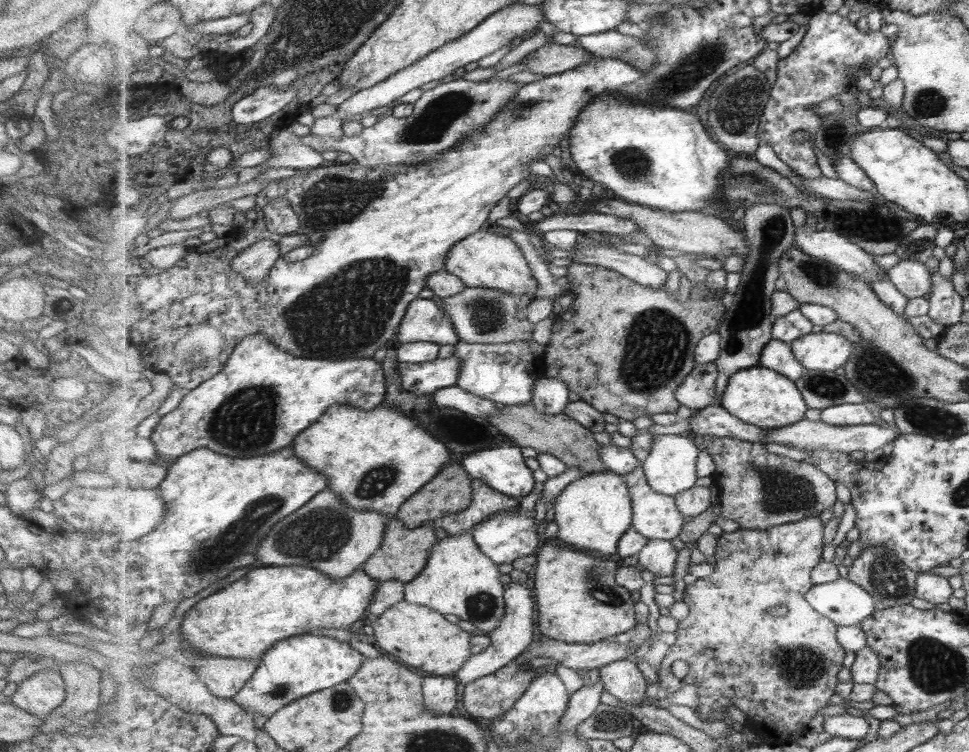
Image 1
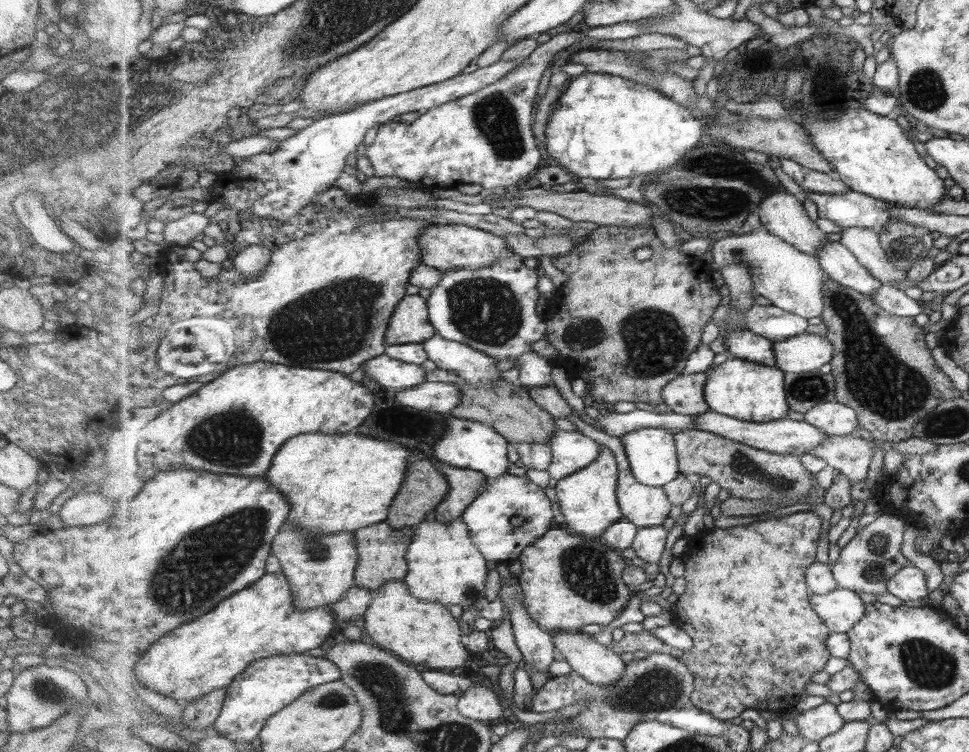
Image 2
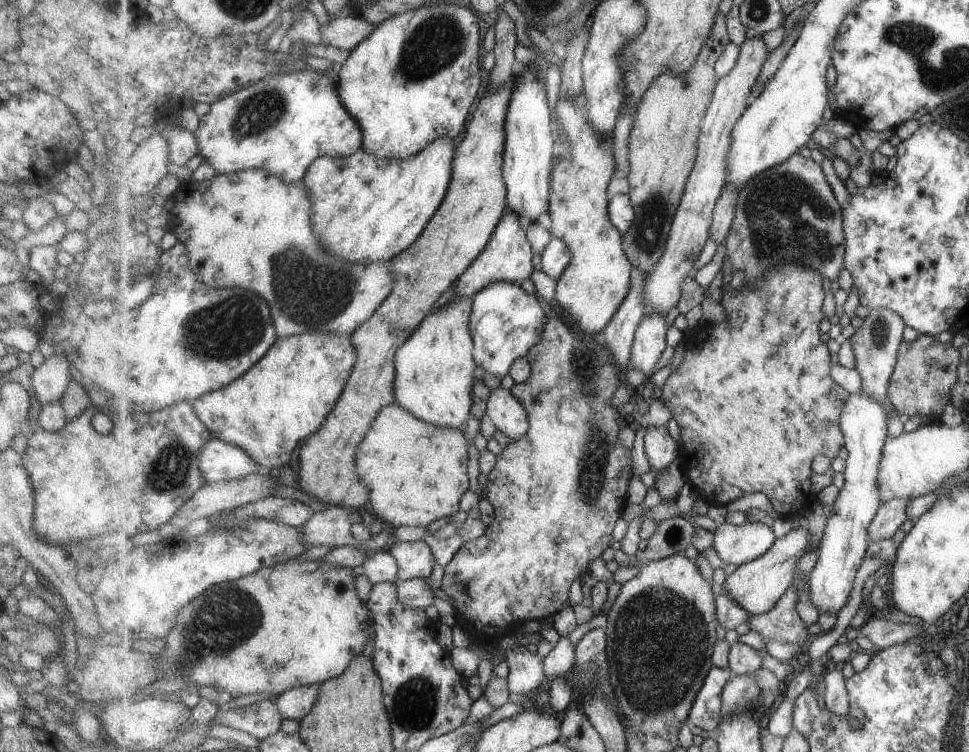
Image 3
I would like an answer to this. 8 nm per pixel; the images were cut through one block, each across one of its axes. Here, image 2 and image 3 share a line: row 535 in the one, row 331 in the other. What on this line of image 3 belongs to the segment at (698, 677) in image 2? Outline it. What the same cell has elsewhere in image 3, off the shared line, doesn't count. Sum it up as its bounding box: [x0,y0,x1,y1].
[661,259,851,517]

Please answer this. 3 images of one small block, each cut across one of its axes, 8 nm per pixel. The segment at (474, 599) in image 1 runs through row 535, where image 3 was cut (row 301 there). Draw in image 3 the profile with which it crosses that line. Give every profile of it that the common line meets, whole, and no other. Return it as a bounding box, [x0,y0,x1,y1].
[395,296,475,428]

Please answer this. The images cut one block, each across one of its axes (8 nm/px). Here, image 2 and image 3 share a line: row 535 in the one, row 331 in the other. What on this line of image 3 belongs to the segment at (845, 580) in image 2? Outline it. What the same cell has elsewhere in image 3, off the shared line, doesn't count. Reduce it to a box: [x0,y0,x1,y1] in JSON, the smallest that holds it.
[853,308,907,416]

